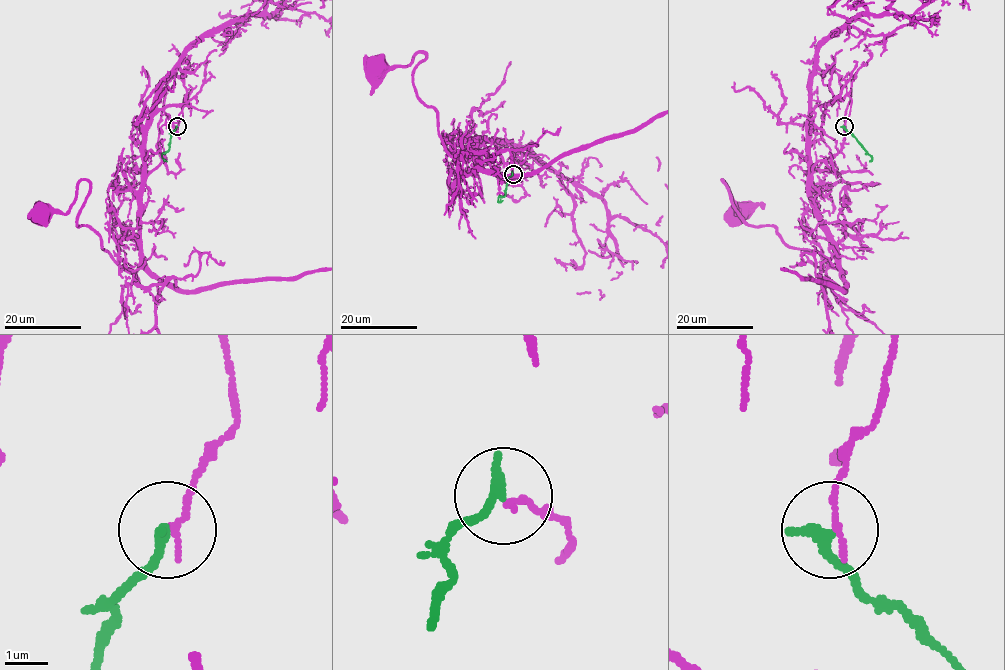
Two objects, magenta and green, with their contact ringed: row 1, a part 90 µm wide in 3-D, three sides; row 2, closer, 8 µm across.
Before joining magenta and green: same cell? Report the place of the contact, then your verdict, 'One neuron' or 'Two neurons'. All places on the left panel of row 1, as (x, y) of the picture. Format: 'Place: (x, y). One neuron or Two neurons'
Place: (177, 126). Two neurons

